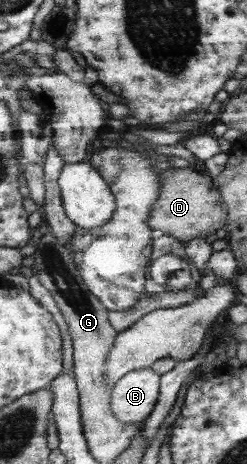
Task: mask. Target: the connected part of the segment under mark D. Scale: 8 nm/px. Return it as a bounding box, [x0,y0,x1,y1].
[148,167,229,243]

